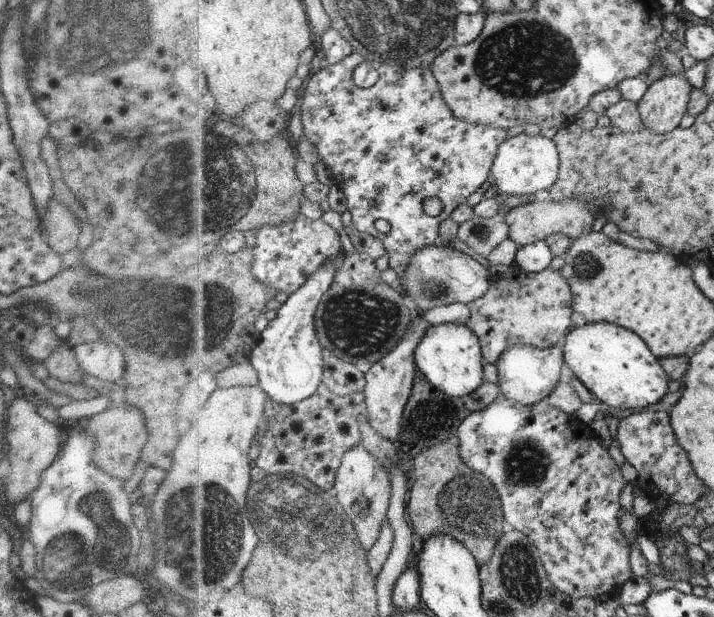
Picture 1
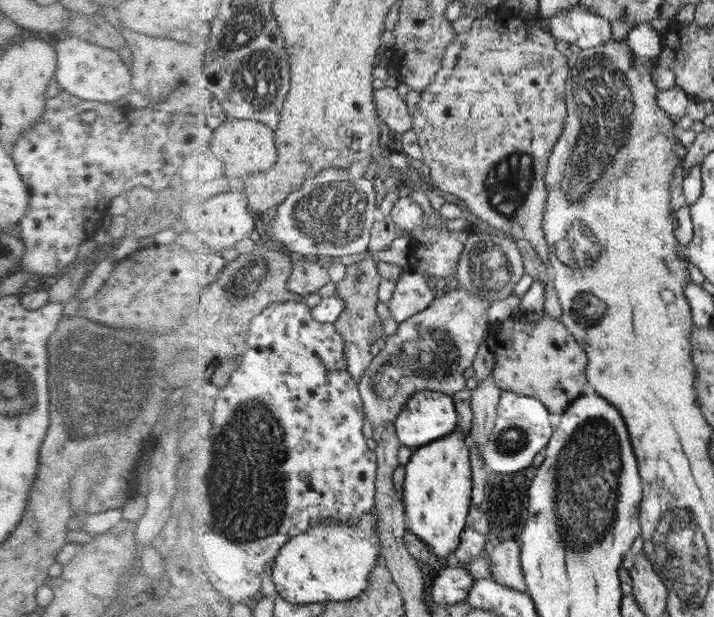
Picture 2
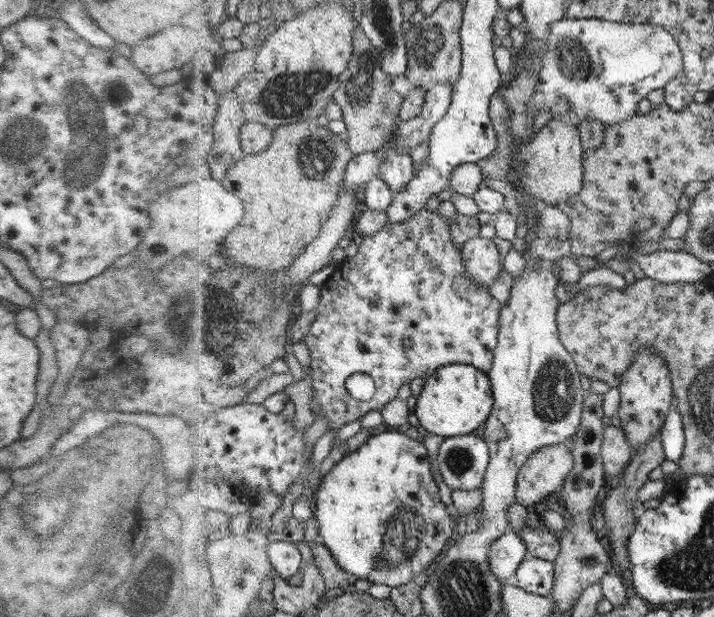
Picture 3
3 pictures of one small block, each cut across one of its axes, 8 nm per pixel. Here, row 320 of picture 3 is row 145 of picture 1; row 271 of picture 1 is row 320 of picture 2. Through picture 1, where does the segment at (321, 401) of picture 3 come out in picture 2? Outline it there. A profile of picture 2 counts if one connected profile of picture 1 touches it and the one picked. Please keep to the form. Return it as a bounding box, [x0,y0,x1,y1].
[388,265,438,323]

